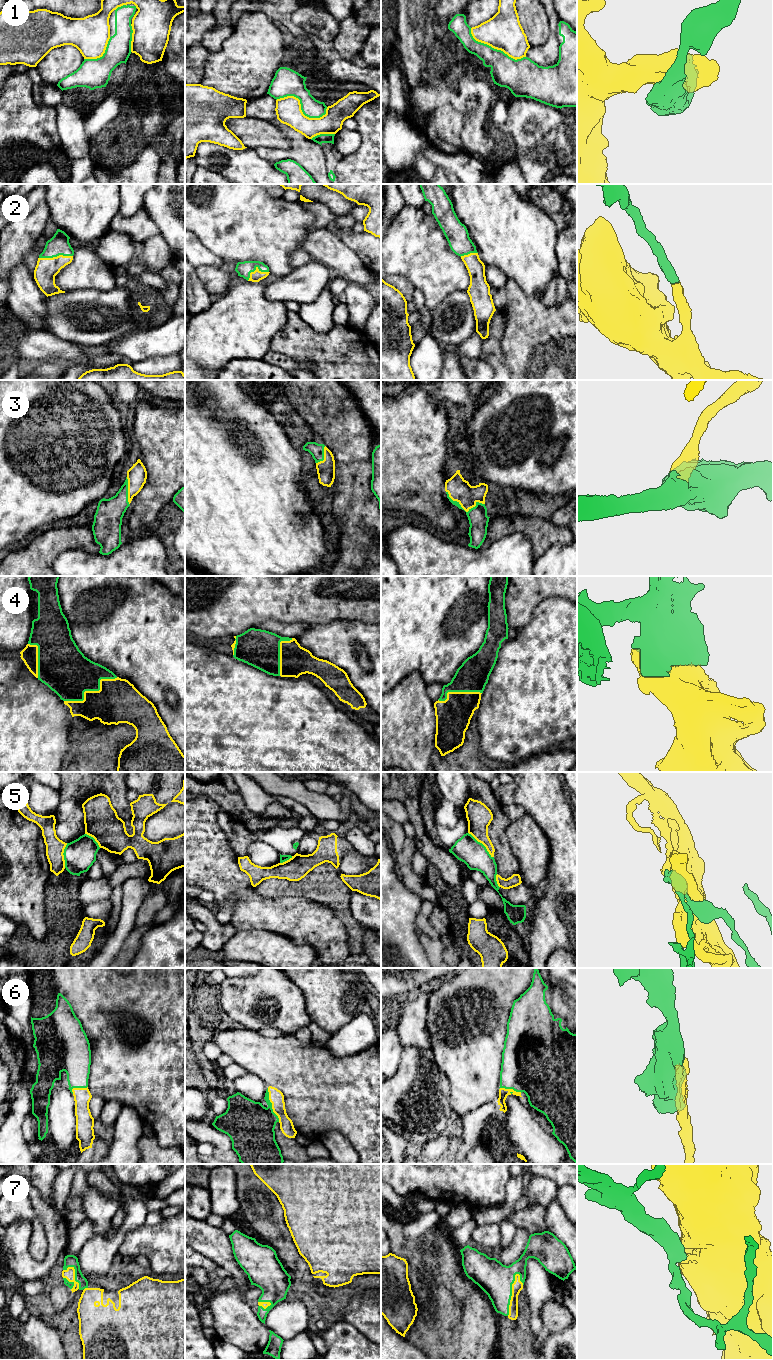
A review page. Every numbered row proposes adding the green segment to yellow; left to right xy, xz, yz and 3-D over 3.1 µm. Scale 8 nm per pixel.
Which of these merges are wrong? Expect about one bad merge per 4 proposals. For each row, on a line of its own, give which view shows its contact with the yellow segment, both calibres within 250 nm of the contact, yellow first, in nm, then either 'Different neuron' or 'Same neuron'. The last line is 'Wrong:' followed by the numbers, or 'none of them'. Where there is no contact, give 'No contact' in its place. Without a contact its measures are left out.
1: Touches yellow in xz. Thickness 200 nm (yellow) against 220 nm. Different neuron
2: Touches yellow in xy. Thickness 180 nm (yellow) against 160 nm. Same neuron
3: Touches yellow in yz. Thickness 180 nm (yellow) against 160 nm. Same neuron
4: Touches yellow in xy. Thickness 360 nm (yellow) against 380 nm. Same neuron
5: Touches yellow in yz. Thickness 200 nm (yellow) against 220 nm. Different neuron
6: Touches yellow in xz. Thickness 120 nm (yellow) against 380 nm. Same neuron
7: Touches yellow in yz. Thickness 90 nm (yellow) against 280 nm. Same neuron
Wrong: 1, 5

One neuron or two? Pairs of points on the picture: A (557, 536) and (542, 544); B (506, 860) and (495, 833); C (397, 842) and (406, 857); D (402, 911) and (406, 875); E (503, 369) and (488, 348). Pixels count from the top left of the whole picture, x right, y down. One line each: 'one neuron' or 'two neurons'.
A: one neuron
B: one neuron
C: two neurons
D: two neurons
E: one neuron

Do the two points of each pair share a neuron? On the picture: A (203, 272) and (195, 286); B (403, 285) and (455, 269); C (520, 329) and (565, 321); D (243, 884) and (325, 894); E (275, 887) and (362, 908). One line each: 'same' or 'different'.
A: different
B: different
C: same
D: different
E: different

